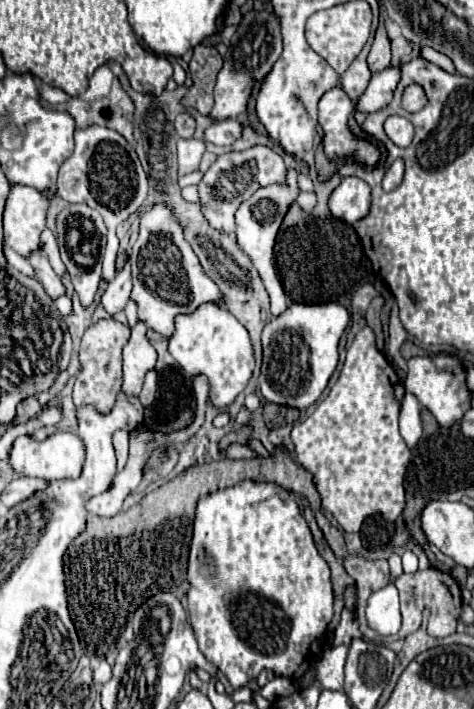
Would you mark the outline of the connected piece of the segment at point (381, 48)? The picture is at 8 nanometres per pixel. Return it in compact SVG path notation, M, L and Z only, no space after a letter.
M378 26L376 36L374 36L374 44L368 54L368 68L372 74L376 74L388 66L390 66L390 42L384 32L384 26Z

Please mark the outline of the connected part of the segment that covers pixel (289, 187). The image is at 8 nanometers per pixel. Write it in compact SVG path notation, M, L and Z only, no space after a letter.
M290 168L286 172L286 180L282 184L270 184L270 186L260 188L250 200L242 202L242 206L236 212L238 246L252 260L252 264L256 266L256 270L258 270L264 286L266 286L266 292L268 292L270 302L272 302L272 316L282 314L288 306L288 298L286 298L286 294L282 290L282 284L280 284L280 280L276 276L276 270L274 270L274 244L276 244L276 236L278 236L280 224L282 224L288 208L296 202L298 194L300 194L298 174L300 172L296 168Z

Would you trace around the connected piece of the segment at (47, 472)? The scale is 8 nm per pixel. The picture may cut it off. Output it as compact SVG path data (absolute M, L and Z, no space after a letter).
M54 434L42 442L32 440L28 436L20 436L14 440L10 464L16 472L24 476L38 476L46 480L74 480L82 474L84 444L76 434Z

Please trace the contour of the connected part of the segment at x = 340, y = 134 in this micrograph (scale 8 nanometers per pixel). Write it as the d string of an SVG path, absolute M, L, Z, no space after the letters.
M334 86L330 88L322 100L318 102L318 122L320 126L324 128L324 150L326 150L326 156L330 160L338 160L338 158L346 158L346 160L358 160L360 164L366 164L366 166L374 166L378 160L380 160L380 152L378 148L368 142L368 140L358 140L350 128L348 128L348 118L352 116L354 112L354 102L350 100L350 96L346 96L346 92L342 92L342 88Z

